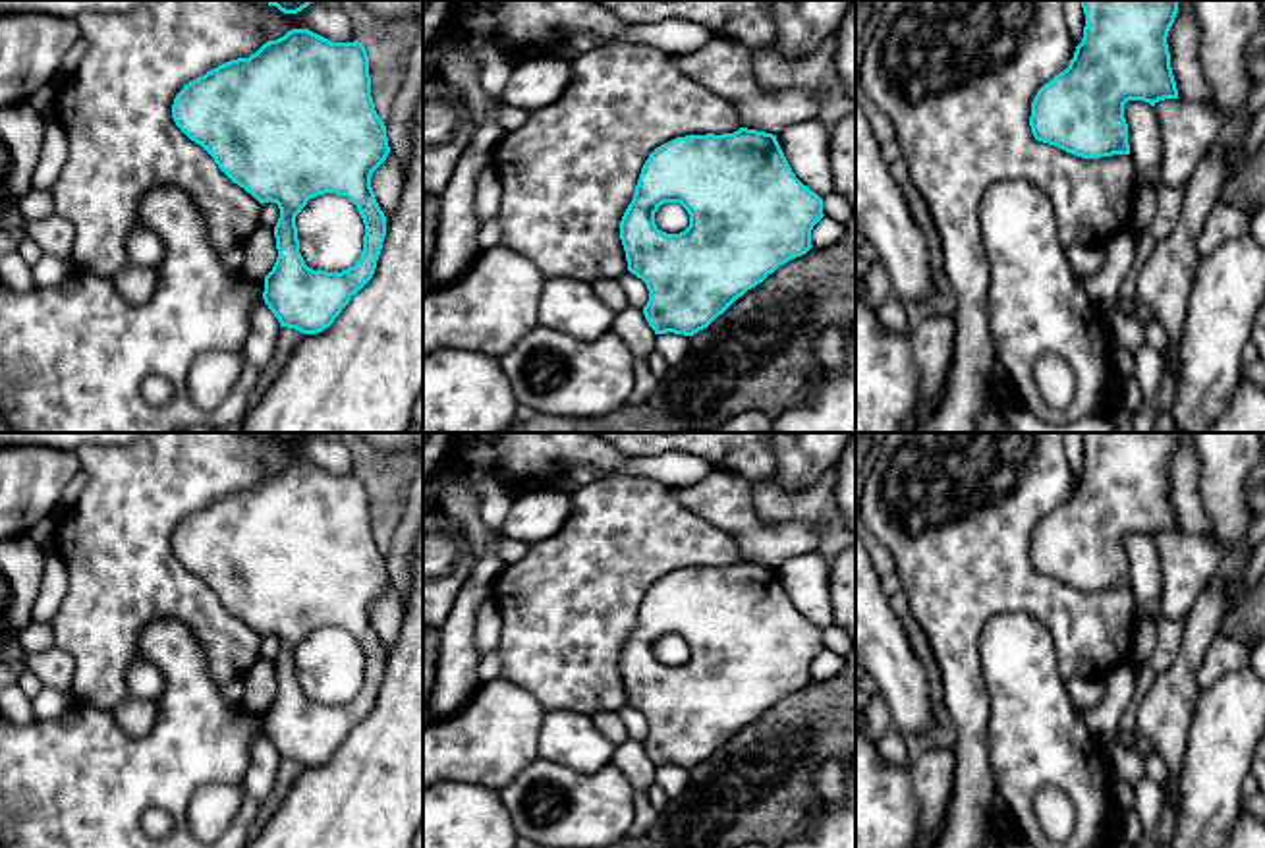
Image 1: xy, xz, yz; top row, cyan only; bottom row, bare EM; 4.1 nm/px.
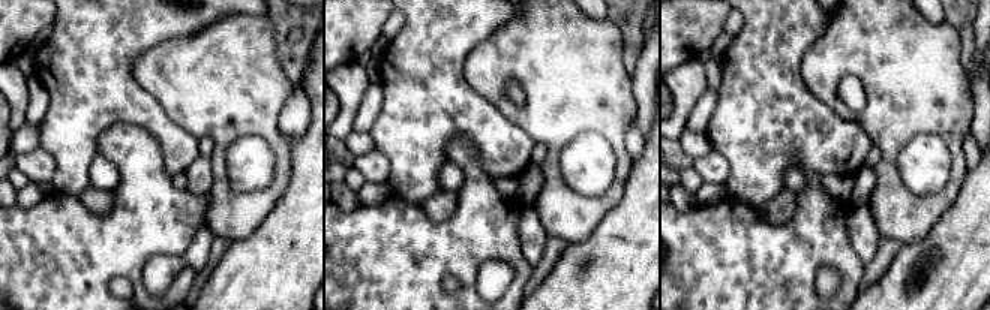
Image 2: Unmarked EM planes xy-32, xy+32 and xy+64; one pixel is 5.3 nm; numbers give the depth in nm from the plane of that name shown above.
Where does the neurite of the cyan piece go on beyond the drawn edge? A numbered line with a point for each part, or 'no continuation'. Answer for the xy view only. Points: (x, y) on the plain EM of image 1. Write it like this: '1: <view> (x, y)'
no continuation

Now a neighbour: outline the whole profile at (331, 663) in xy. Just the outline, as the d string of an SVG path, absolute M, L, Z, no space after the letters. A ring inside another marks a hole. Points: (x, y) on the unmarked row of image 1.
M324 626L307 634L295 649L299 686L313 703L342 705L363 684L365 657L344 628Z

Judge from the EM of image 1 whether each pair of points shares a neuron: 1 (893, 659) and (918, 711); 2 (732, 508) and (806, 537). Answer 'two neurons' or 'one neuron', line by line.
1: one neuron
2: one neuron

